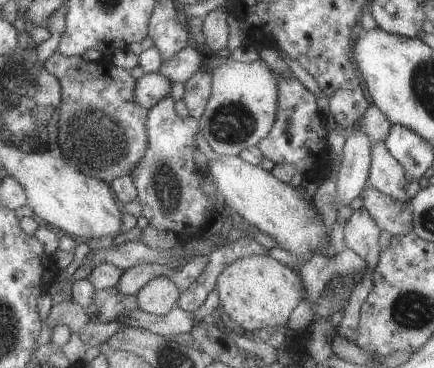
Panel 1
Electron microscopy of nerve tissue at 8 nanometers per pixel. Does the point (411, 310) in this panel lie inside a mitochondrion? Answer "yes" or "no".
yes

